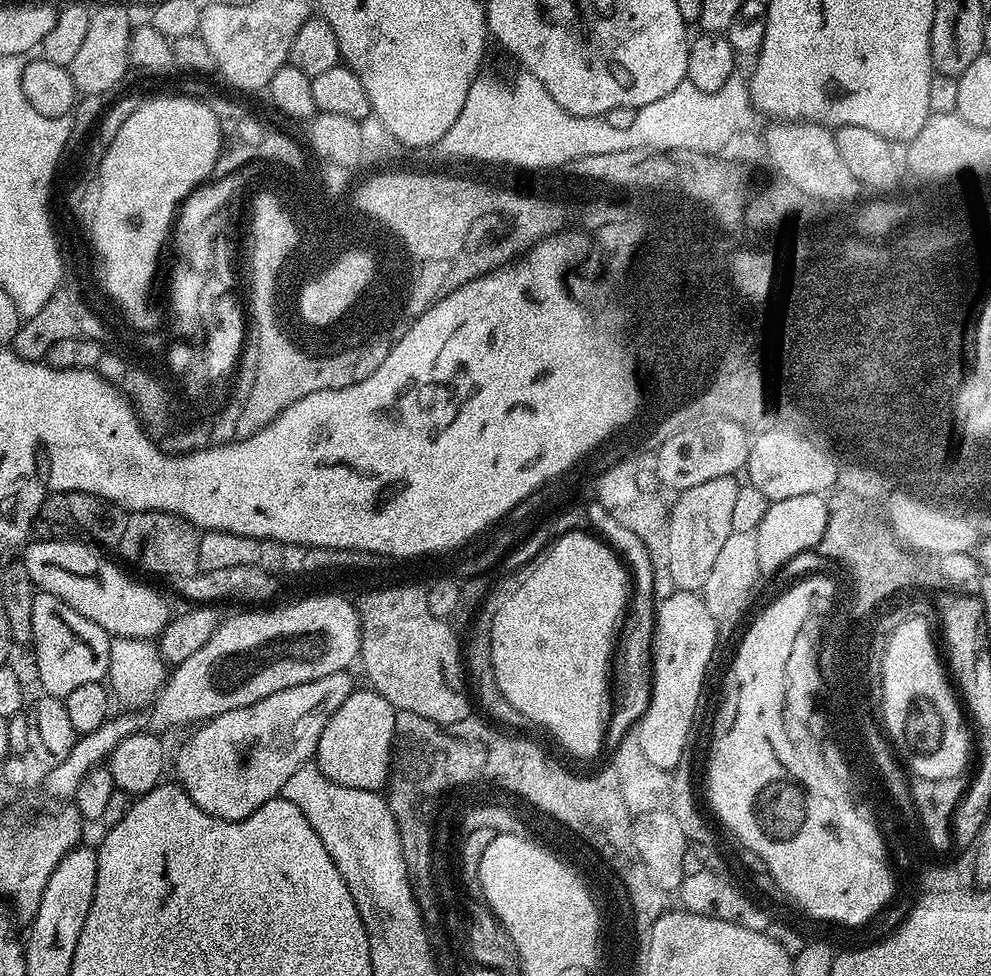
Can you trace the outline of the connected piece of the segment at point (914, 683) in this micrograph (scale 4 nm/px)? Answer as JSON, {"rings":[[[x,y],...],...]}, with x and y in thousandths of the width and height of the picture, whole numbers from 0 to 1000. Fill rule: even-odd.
{"rings":[[[920,631],[917,635],[909,634],[905,643],[895,649],[893,672],[890,674],[889,727],[891,730],[890,742],[894,747],[895,757],[902,763],[907,778],[916,787],[920,786],[919,790],[923,794],[930,797],[963,797],[964,794],[976,788],[979,746],[975,741],[970,718],[955,692],[946,657],[945,660],[940,657],[940,643],[928,631]]]}

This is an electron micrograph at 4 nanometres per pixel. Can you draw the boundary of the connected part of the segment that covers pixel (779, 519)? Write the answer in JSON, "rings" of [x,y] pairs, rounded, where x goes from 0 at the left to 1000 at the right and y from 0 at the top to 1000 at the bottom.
{"rings":[[[826,504],[821,506],[804,506],[802,510],[789,510],[776,515],[769,535],[763,540],[765,551],[765,580],[768,587],[783,586],[790,578],[798,576],[802,570],[824,560],[834,544],[838,516]]]}

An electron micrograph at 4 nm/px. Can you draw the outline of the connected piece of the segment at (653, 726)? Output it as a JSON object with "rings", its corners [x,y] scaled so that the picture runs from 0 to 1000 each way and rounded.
{"rings":[[[683,605],[662,620],[662,649],[658,655],[658,718],[643,742],[645,765],[664,787],[680,788],[692,775],[690,765],[702,738],[710,696],[723,668],[725,640],[712,625],[709,610]]]}

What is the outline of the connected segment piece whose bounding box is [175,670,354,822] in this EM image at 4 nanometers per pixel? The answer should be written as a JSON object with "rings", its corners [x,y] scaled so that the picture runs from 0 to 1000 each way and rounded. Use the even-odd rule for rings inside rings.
{"rings":[[[348,686],[338,689],[337,691],[329,691],[329,695],[321,695],[317,699],[305,699],[305,703],[293,703],[293,707],[281,707],[281,711],[272,711],[272,715],[268,715],[264,719],[256,719],[247,725],[240,727],[228,727],[228,732],[220,732],[203,741],[197,747],[198,750],[182,767],[178,770],[178,795],[183,807],[186,808],[191,818],[198,823],[203,830],[210,836],[215,836],[217,840],[247,840],[252,834],[256,834],[256,830],[260,830],[268,822],[280,819],[286,813],[289,805],[289,797],[293,797],[303,787],[308,786],[318,776],[319,765],[321,764],[321,756],[325,752],[325,748],[329,744],[329,740],[333,740],[333,736],[337,732],[337,727],[341,727],[341,723],[345,723],[345,719],[349,719],[349,715],[357,707],[355,701],[354,688]]]}

